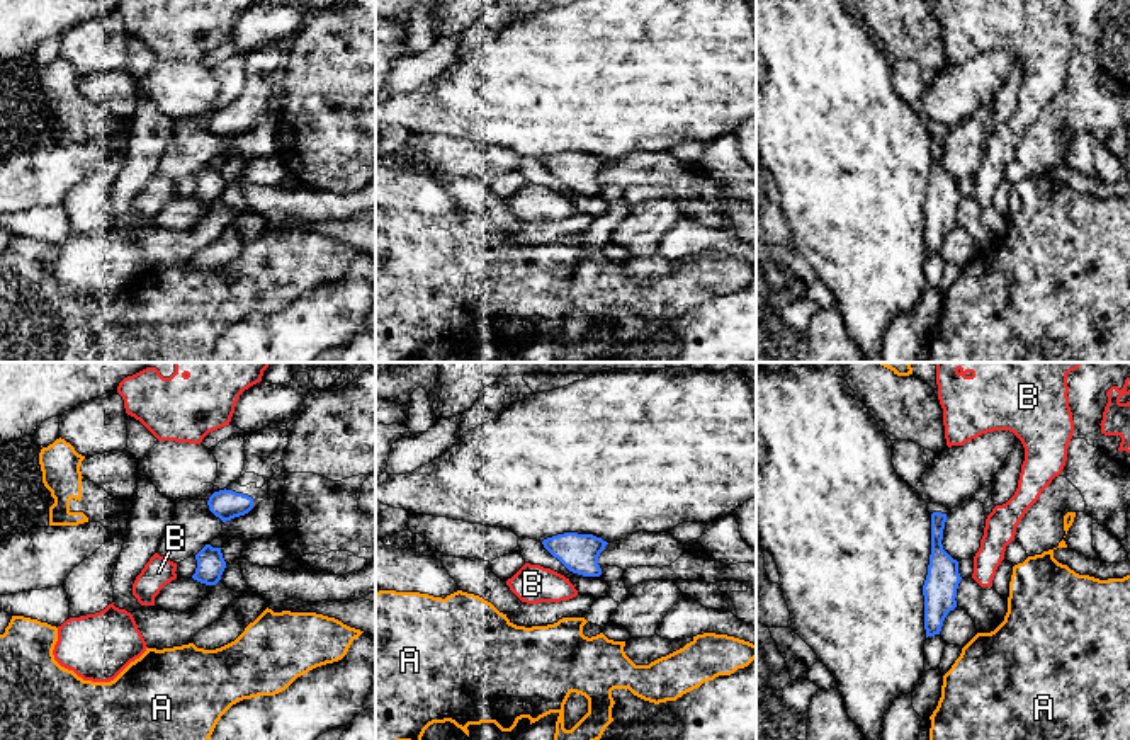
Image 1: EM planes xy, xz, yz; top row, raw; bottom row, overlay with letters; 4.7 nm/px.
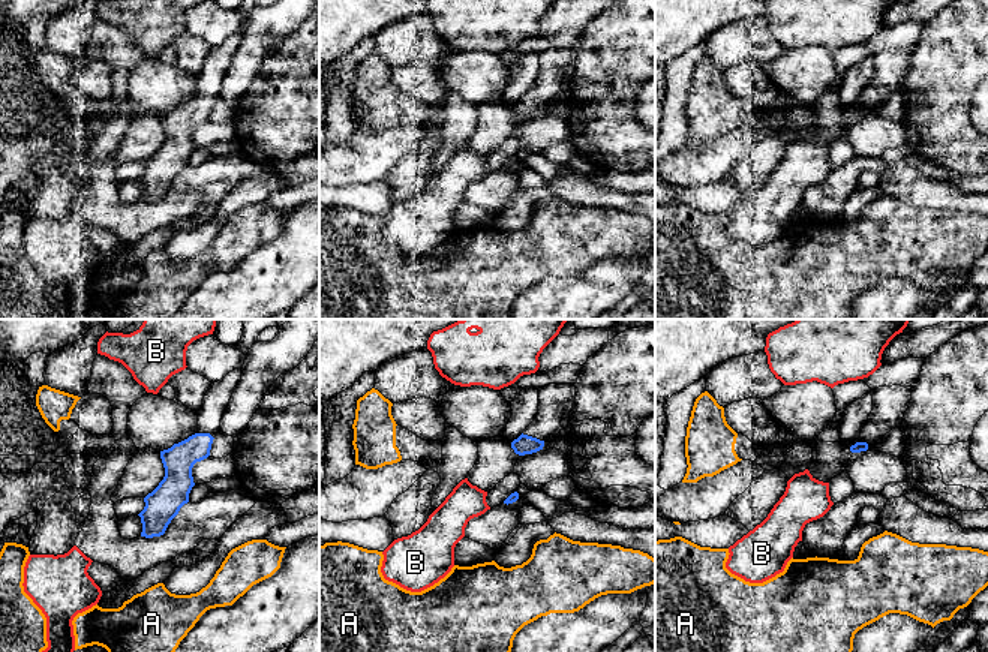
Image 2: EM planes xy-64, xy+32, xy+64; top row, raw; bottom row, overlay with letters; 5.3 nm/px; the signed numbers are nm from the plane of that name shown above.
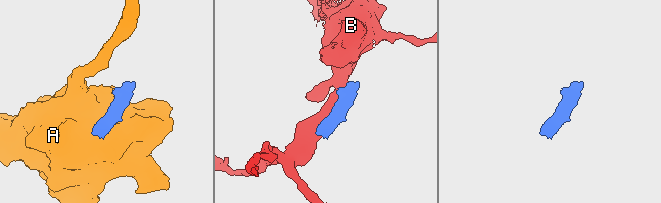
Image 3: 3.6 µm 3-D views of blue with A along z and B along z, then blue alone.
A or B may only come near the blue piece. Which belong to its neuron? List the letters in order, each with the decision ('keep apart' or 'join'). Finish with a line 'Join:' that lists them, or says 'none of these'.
A: keep apart
B: keep apart
Join: none of these

